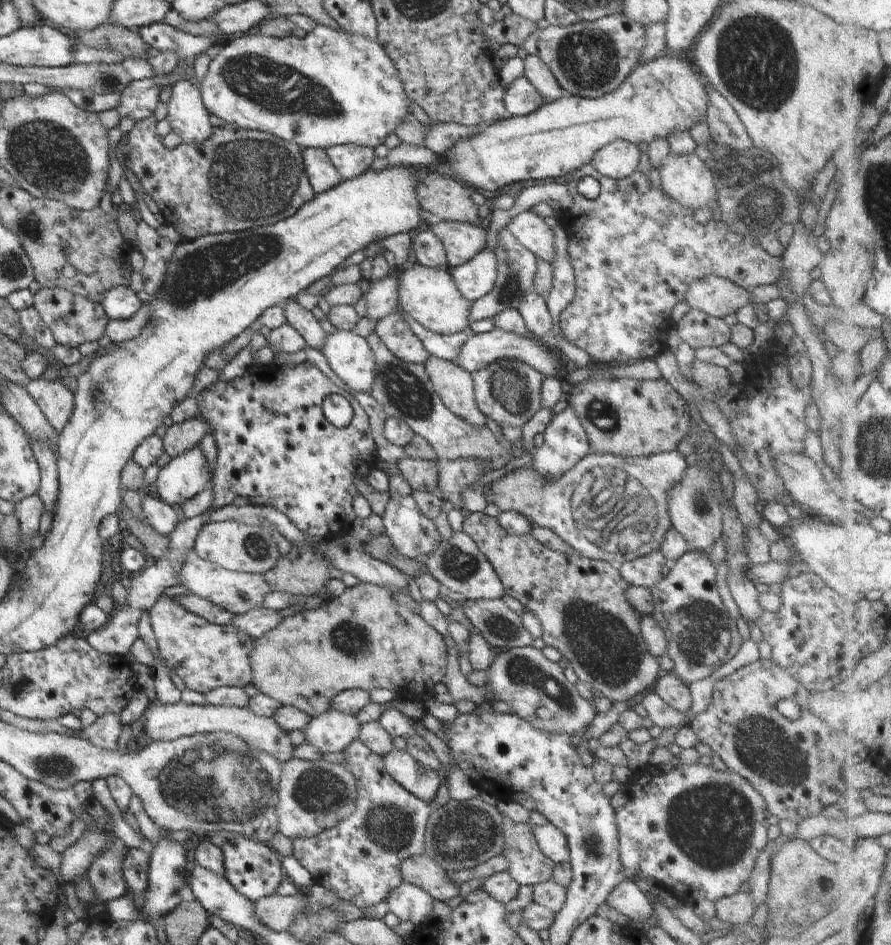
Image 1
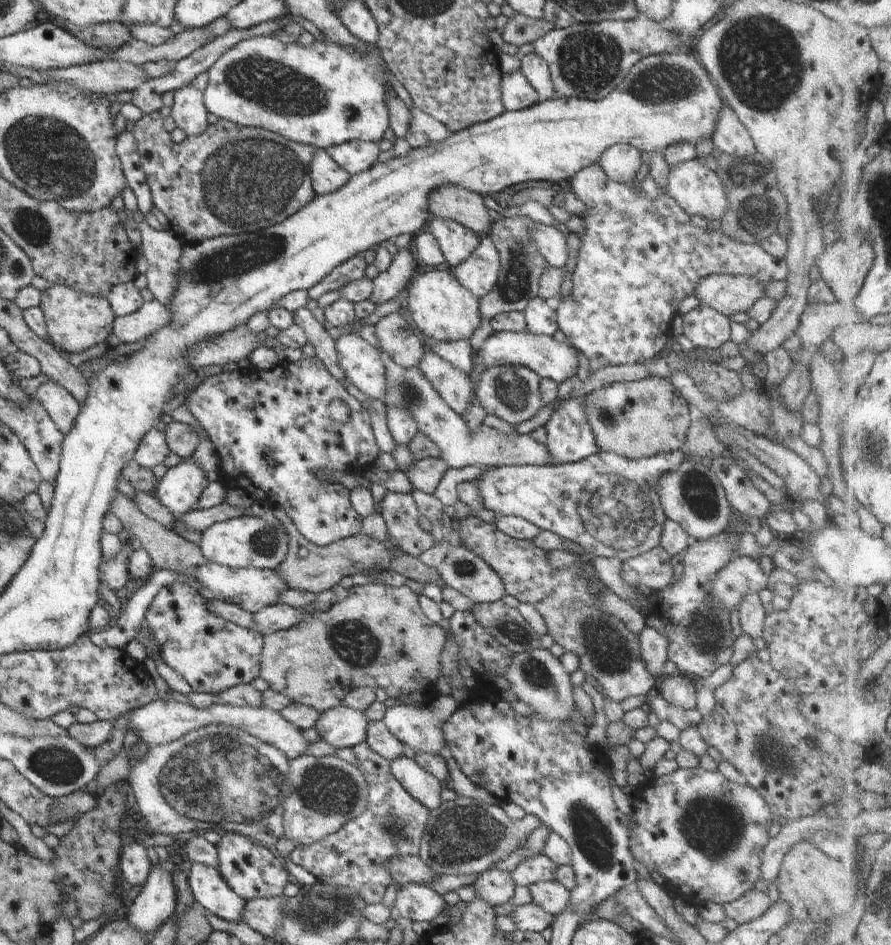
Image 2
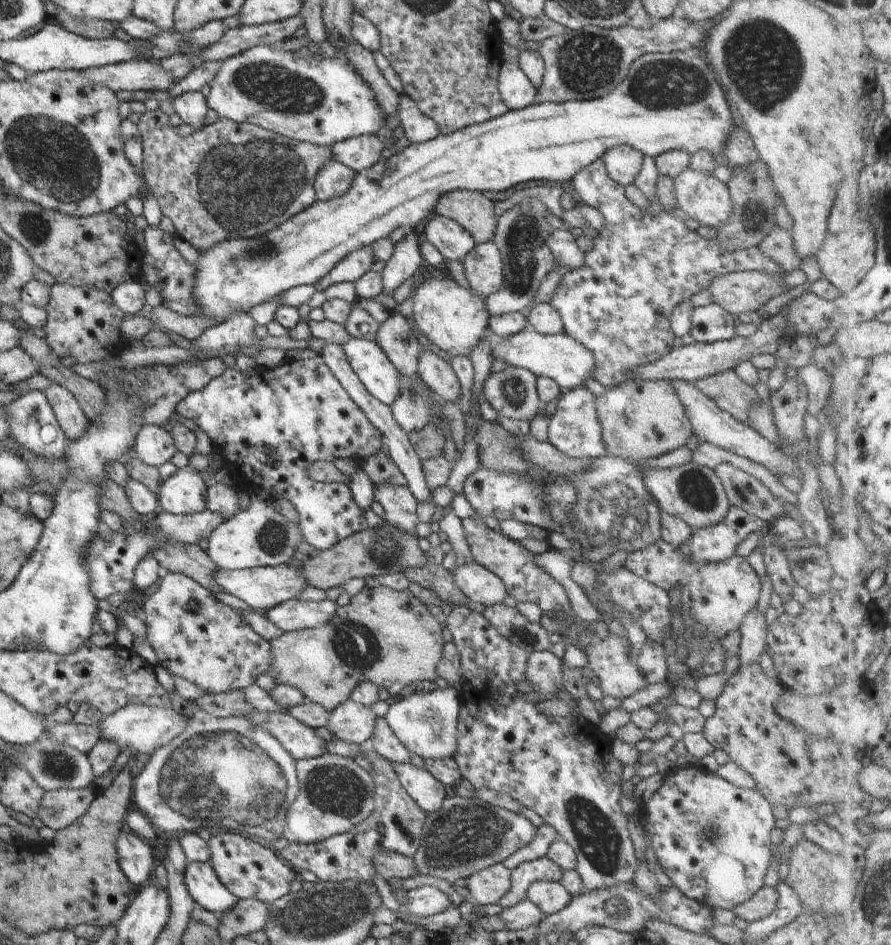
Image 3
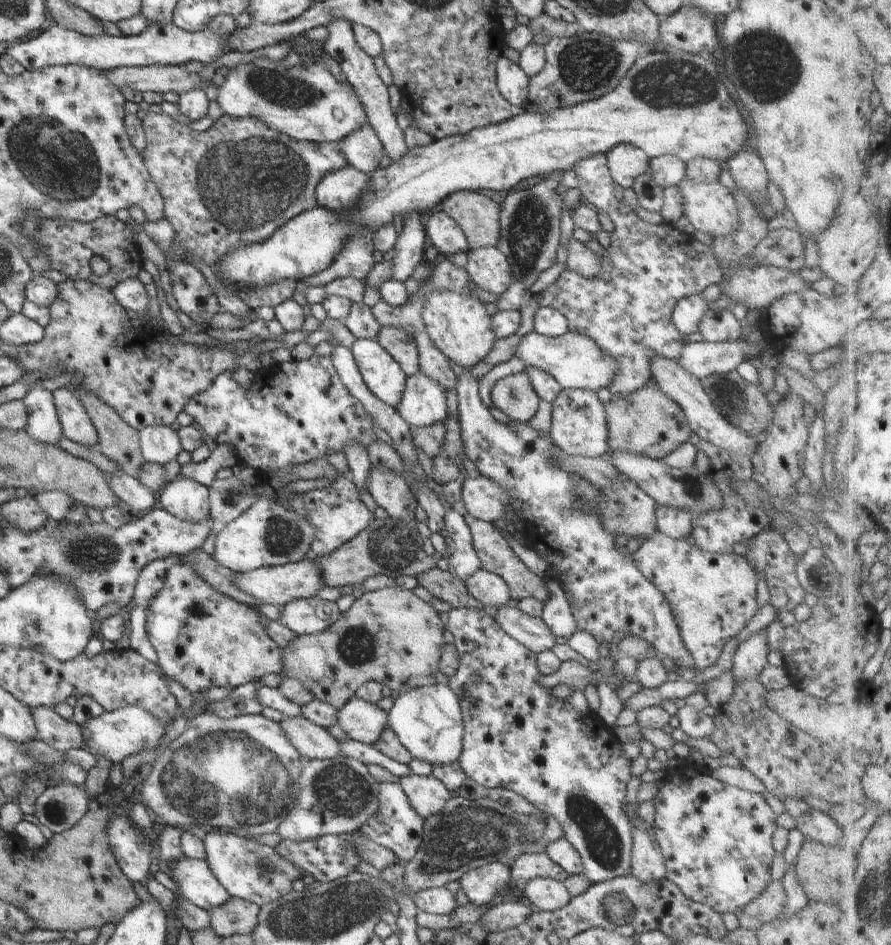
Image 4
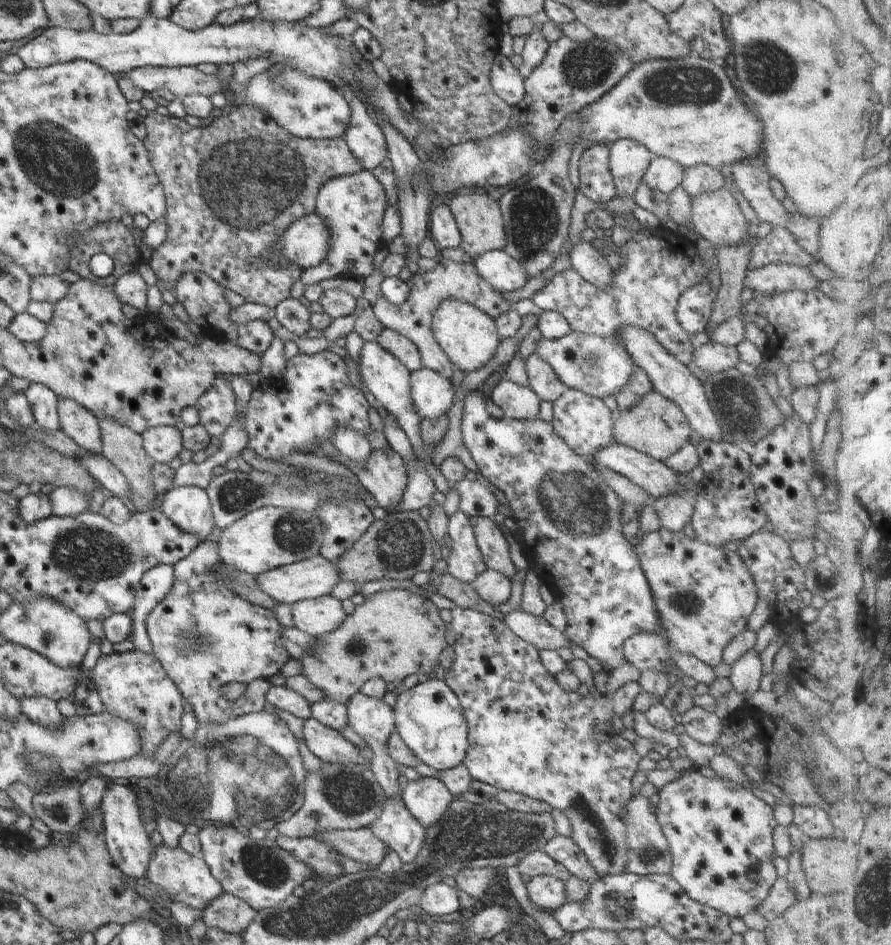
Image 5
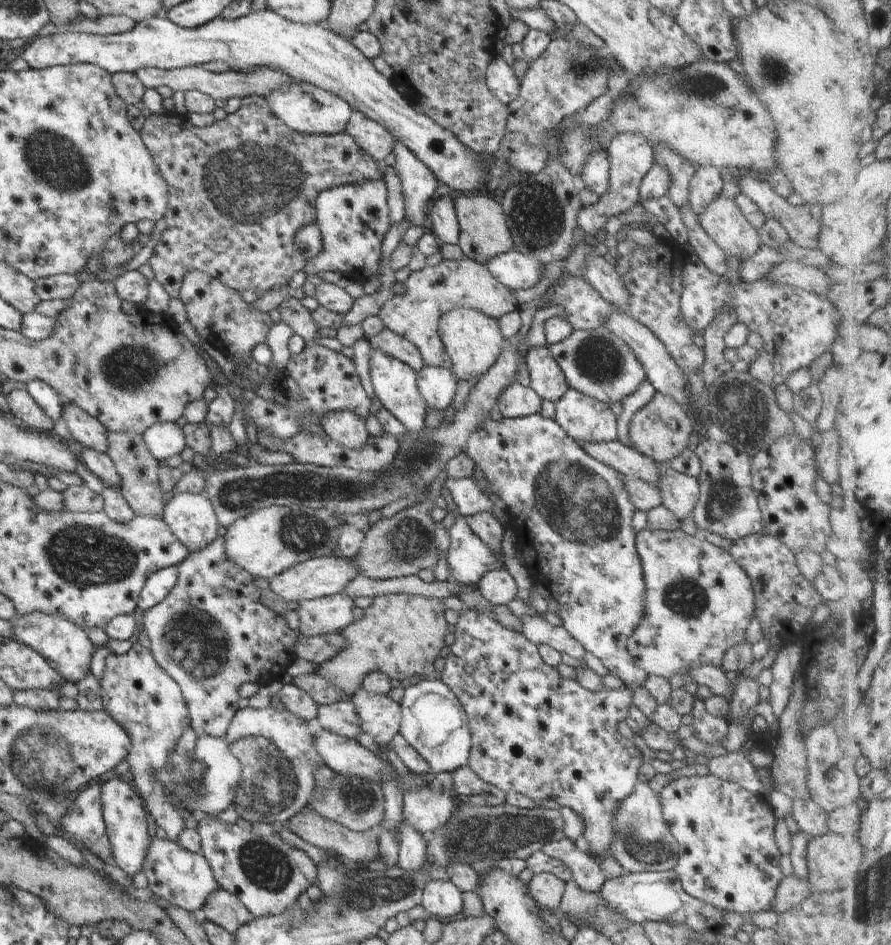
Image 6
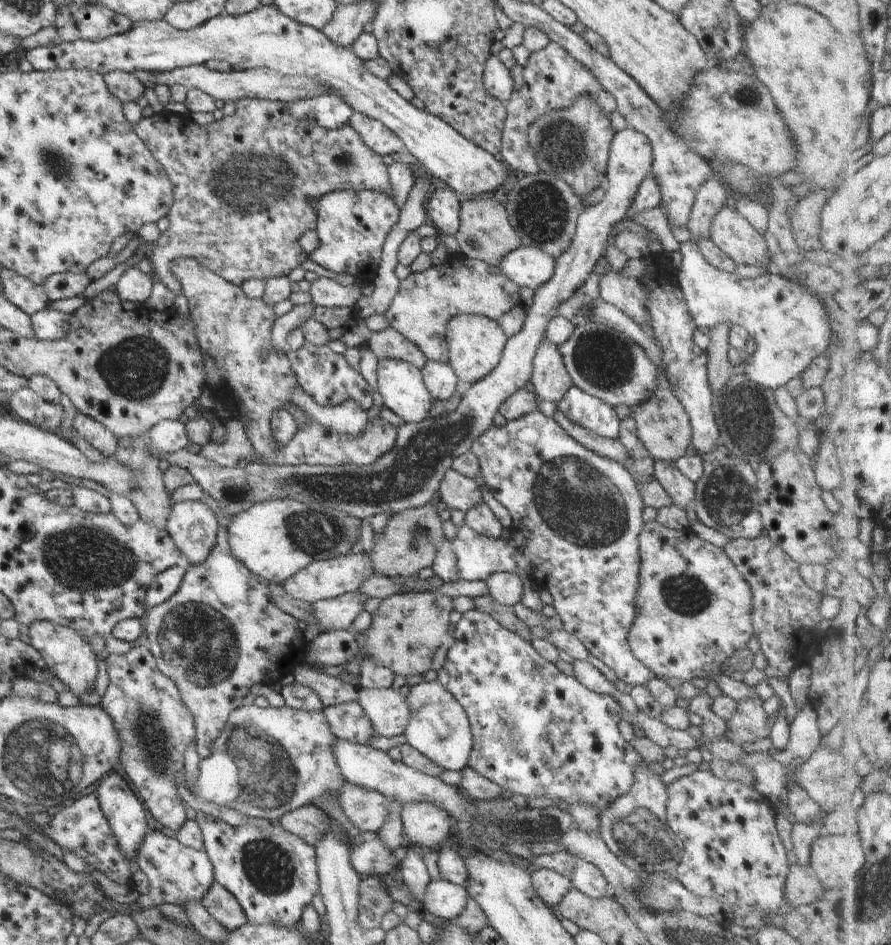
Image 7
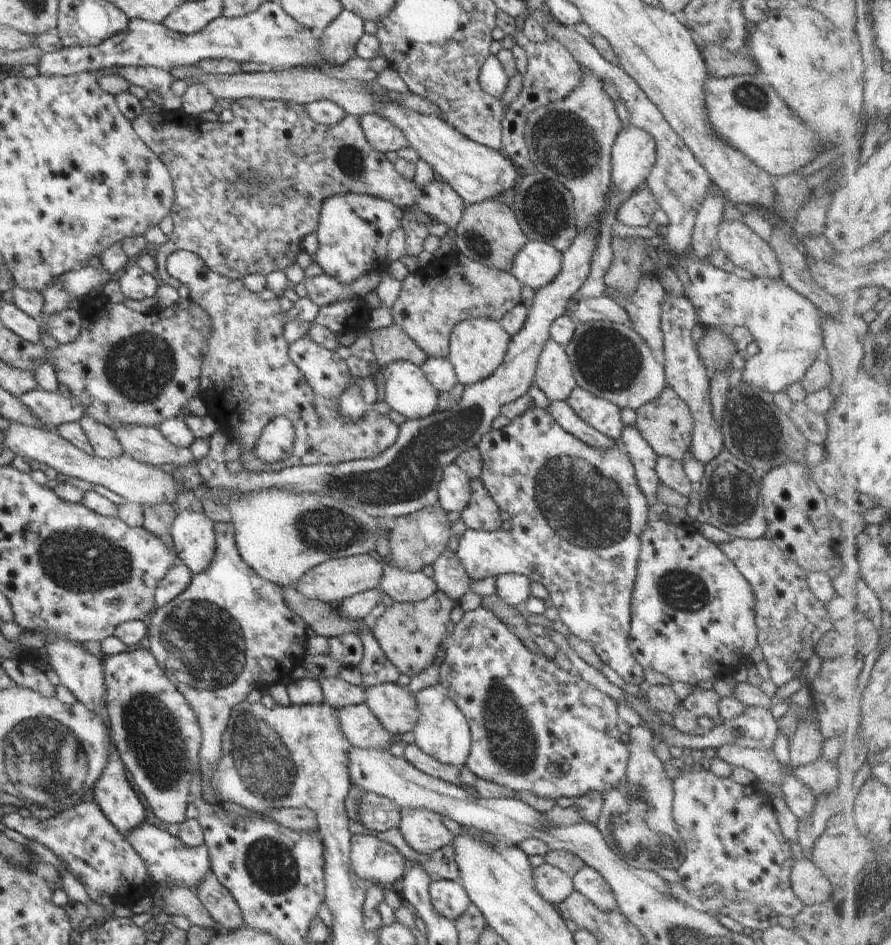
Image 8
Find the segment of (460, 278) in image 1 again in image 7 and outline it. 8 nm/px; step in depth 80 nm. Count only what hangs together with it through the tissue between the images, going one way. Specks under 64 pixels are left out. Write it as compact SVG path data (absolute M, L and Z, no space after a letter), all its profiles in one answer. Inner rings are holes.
M520 245L509 252L498 267L519 287L541 287L554 274L556 260L539 246Z

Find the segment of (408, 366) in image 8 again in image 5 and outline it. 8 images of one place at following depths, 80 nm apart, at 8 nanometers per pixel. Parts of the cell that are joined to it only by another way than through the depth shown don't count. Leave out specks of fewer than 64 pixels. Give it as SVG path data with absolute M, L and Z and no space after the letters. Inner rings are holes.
M366 341L361 349L360 372L369 391L376 397L381 406L395 419L398 426L406 433L414 453L423 459L420 436L421 416L417 413L411 399L411 372L397 358L386 352L375 341Z

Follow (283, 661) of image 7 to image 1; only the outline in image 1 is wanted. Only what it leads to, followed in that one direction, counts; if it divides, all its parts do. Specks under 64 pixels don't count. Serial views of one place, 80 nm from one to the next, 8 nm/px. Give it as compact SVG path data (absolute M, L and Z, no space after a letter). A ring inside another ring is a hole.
M163 592L147 610L165 665L184 681L186 689L205 695L218 687L248 686L253 679L249 661L254 639L232 625L217 625L190 612L174 595Z

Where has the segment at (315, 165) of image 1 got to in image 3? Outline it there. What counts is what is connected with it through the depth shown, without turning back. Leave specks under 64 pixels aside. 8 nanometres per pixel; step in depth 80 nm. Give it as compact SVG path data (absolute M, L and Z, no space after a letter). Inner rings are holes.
M336 160L327 161L315 176L313 189L318 201L344 196L354 184L358 173Z

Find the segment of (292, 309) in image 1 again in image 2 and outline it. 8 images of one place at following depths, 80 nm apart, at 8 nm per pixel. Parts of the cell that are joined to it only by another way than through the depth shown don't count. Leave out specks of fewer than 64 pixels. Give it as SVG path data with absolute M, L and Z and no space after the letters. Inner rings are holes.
M301 307L294 311L293 319L306 332L308 342L314 346L317 357L323 362L326 370L365 407L369 396L363 393L355 384L352 384L352 381L344 374L339 363L335 340L327 333L328 330L316 320L312 315L312 311L309 311L307 307Z

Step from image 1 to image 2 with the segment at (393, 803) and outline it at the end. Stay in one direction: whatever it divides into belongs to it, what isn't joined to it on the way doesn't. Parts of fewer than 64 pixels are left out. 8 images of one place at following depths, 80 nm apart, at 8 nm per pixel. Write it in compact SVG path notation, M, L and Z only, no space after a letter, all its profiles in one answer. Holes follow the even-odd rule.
M362 742L352 747L360 764L357 767L363 772L368 783L369 799L366 810L360 815L349 820L338 832L326 836L321 841L311 845L295 844L295 849L287 857L294 864L301 866L310 874L313 874L320 883L326 883L335 887L352 887L368 905L382 903L387 886L393 882L393 878L387 869L387 862L393 856L418 855L426 822L428 822L429 810L418 802L392 774L389 760L374 752L370 745Z

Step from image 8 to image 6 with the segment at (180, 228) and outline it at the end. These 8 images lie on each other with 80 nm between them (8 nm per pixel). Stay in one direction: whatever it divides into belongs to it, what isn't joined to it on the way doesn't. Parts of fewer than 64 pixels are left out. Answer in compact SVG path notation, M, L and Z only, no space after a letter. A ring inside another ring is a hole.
M250 95L241 100L241 106L232 114L222 120L216 120L210 126L196 127L190 123L186 116L172 112L162 113L146 113L144 124L139 130L142 142L150 151L154 162L159 166L161 176L167 184L169 192L169 201L165 215L167 227L162 233L162 236L154 244L152 256L147 260L147 263L152 268L155 279L162 284L164 290L168 292L171 298L179 298L180 282L184 280L186 274L192 271L202 271L212 278L218 279L222 284L229 286L231 289L237 290L239 293L242 290L254 290L258 292L258 298L263 292L273 289L278 285L288 285L288 282L296 272L304 270L306 260L301 255L301 252L295 245L294 236L299 228L315 223L316 213L314 209L314 201L319 195L319 192L342 185L364 183L365 181L383 181L383 173L378 169L378 162L371 156L368 156L346 131L334 134L306 134L288 128L281 118L278 118L270 108L268 101L263 96ZM441 196L429 208L432 234L439 244L458 244L461 230L454 201L450 197Z

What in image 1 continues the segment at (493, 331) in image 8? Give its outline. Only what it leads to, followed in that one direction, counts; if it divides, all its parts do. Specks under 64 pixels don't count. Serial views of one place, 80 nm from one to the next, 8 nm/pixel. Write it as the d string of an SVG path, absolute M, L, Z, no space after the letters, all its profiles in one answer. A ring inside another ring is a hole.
M415 262L408 269L400 271L397 295L399 311L407 312L419 325L422 325L426 330L432 331L433 333L453 335L471 326L471 322L469 321L471 302L465 296L462 296L462 293L453 281L452 275L446 271L436 270L434 267L425 267Z

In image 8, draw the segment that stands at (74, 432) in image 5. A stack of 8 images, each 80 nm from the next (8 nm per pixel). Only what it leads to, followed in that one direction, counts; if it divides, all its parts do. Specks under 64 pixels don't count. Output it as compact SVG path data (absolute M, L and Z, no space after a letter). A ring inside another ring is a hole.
M84 415L79 420L82 430L88 437L94 455L101 459L115 459L123 455L122 445L116 440L113 430L105 424Z

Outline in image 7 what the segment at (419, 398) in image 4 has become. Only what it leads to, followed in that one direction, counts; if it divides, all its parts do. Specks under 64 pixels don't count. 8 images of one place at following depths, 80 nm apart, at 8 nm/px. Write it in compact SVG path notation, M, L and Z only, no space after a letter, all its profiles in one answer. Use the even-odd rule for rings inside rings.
M427 361L421 368L421 375L433 399L446 400L457 391L459 378L449 363Z

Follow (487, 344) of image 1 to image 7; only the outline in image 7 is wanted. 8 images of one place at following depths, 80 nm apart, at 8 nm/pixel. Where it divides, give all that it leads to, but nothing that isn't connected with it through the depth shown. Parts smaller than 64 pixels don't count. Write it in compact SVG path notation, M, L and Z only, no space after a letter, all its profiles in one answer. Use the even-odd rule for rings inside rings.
M576 323L572 336L559 346L567 373L571 376L573 386L607 402L610 406L626 404L630 408L647 401L660 387L659 368L646 356L644 349L628 335L602 323Z

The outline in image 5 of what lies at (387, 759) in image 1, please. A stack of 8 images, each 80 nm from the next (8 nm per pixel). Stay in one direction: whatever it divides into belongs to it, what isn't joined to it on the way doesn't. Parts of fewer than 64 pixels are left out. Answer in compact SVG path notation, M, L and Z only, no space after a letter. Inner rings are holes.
M434 777L408 781L401 792L406 808L424 828L435 825L446 814L448 805L455 798L446 785Z

